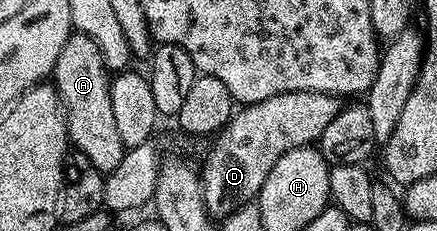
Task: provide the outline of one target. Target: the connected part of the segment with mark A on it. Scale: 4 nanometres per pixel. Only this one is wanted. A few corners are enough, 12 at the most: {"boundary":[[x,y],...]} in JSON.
{"boundary":[[85,33],[59,51],[51,84],[68,144],[102,175],[127,152],[110,70]]}

